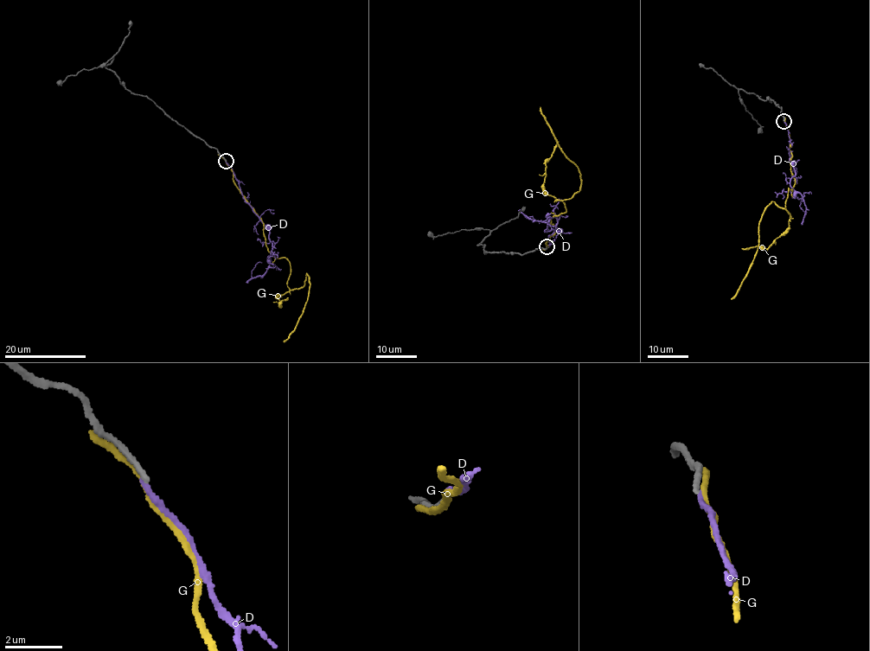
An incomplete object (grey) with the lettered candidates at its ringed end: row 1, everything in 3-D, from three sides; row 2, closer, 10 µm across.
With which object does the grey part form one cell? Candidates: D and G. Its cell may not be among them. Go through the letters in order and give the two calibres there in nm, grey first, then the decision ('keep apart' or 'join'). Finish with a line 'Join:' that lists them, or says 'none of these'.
D: calibres 190 and 170 nm; keep apart
G: calibres 180 and 190 nm; keep apart
Join: none of these

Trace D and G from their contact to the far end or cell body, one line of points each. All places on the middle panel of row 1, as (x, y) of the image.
D: (546, 247), (548, 235), (559, 229), (554, 226), (557, 220), (554, 217), (545, 221), (526, 216), (540, 223)
G: (545, 249), (556, 230), (550, 220), (566, 211), (562, 201), (555, 201), (570, 199), (582, 182), (540, 107)

